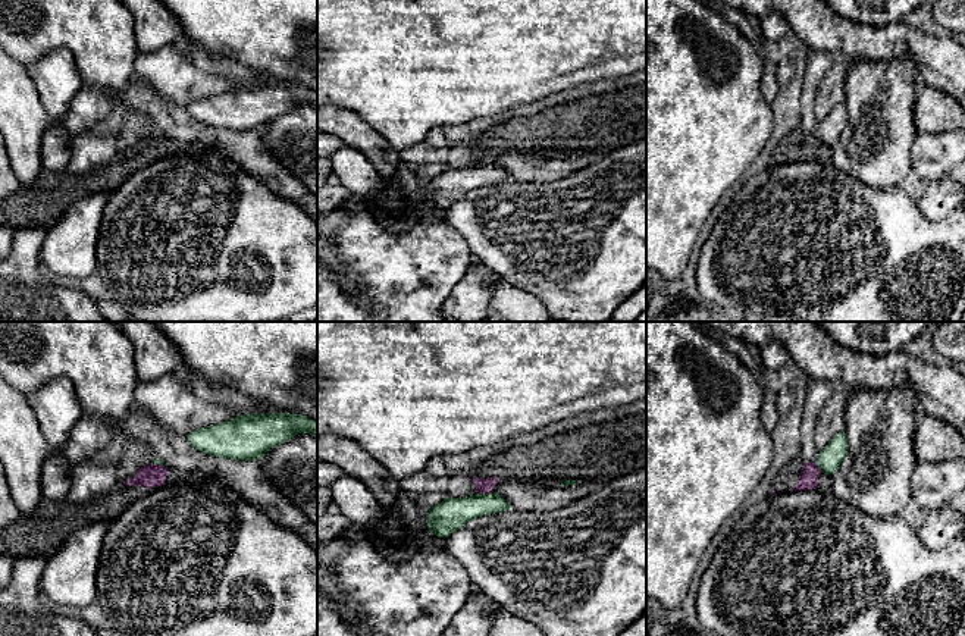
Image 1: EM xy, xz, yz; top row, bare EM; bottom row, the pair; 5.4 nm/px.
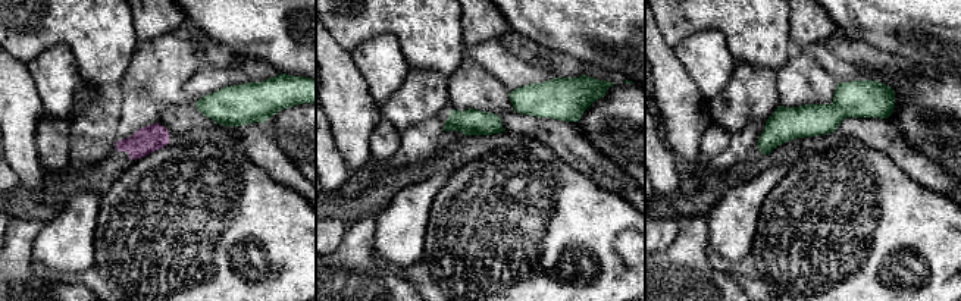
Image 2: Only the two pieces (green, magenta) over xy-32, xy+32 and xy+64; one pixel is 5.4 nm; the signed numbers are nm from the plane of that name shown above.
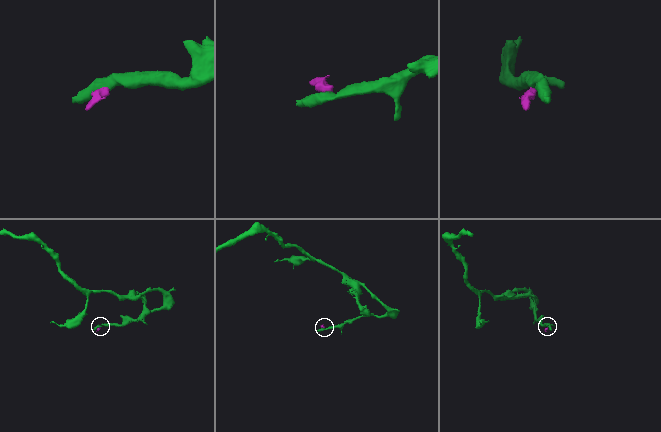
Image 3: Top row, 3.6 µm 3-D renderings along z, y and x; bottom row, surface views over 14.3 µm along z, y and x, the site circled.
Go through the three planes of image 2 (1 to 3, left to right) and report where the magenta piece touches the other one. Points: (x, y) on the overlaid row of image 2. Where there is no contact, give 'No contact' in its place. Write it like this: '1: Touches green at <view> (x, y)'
1: No contact
2: No contact
3: No contact

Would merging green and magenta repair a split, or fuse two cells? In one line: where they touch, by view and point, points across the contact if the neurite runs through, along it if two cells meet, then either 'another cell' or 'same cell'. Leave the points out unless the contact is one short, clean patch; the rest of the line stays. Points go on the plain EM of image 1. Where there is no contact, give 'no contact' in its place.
xz (485, 165) | along xz (492, 162), (478, 165) | another cell

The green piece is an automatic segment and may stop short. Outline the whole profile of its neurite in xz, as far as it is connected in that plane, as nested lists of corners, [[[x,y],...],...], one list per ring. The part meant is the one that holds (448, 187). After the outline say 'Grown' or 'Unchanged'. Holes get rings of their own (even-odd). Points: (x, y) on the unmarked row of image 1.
[[[495,163],[474,165],[463,169],[447,167],[429,181],[426,195],[433,206],[448,209],[476,188],[510,179],[513,178]]]. Unchanged

